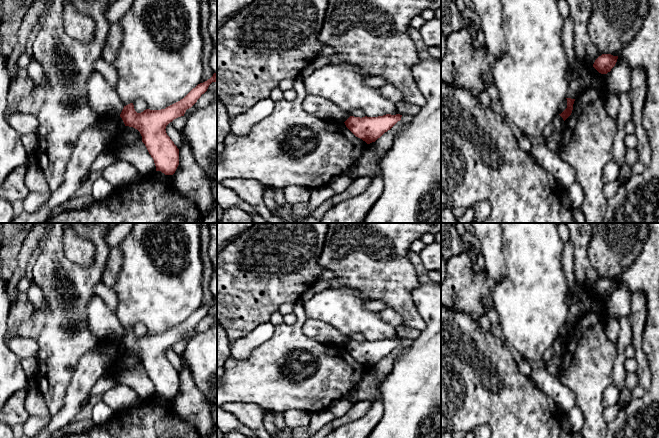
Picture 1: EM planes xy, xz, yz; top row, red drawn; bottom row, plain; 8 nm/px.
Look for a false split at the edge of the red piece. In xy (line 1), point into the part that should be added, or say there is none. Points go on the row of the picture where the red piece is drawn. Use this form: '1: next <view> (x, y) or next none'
1: next none

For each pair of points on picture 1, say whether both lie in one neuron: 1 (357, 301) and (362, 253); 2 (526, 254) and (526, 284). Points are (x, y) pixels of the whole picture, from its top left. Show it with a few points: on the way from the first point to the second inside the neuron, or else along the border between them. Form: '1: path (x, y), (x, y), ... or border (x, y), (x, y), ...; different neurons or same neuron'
1: border (344, 287), (358, 291), (366, 299); different neurons
2: path (526, 261), (526, 277); same neuron

